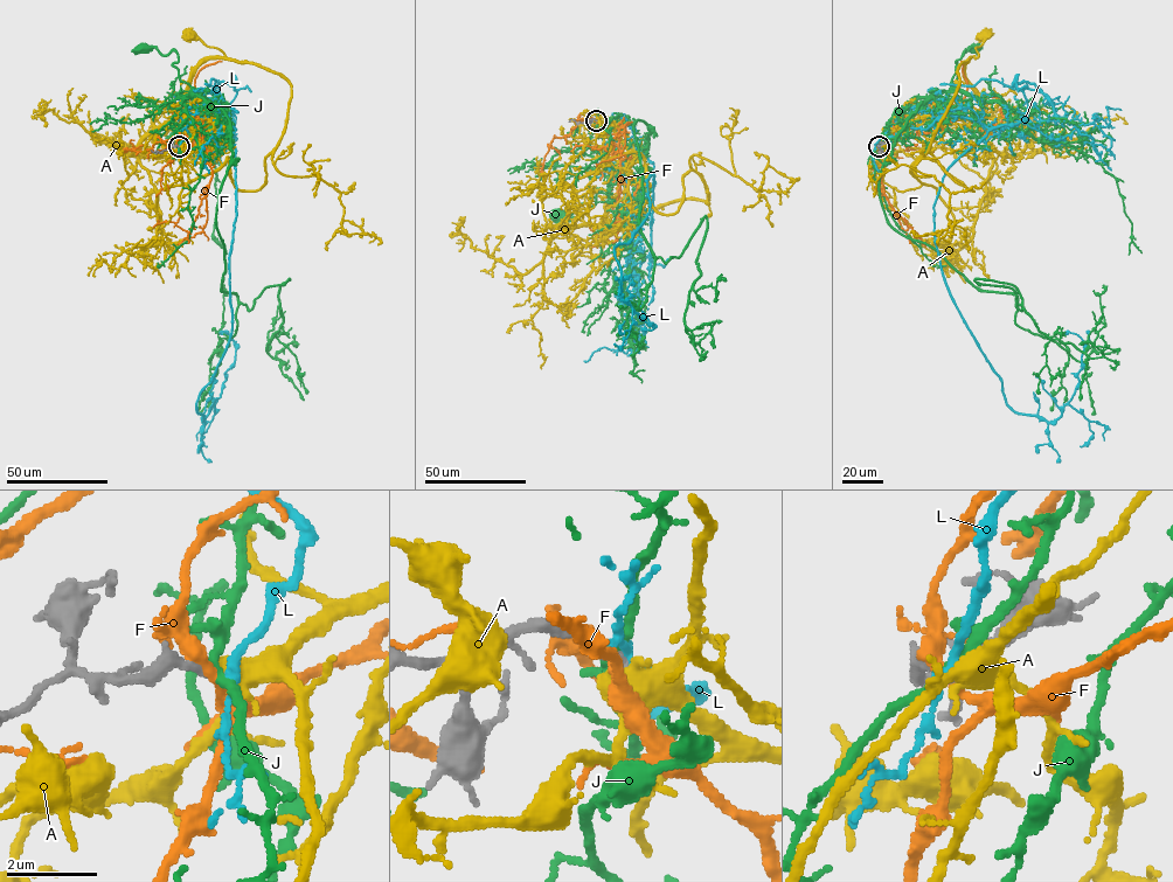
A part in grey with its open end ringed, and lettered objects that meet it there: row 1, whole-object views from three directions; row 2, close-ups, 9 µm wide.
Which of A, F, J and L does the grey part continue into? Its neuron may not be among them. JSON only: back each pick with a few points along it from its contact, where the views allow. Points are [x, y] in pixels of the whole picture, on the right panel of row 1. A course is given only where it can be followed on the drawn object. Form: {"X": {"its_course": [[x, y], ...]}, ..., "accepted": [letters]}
{"A": {"its_course": [[879, 146], [910, 119], [984, 118], [984, 102], [966, 80], [964, 64], [977, 57], [985, 33]]}, "accepted": ["A"]}

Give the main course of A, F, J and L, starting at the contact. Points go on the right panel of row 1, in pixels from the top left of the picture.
A: (879, 146), (910, 119), (984, 118), (984, 102), (966, 80), (964, 64), (977, 57), (985, 33)
F: (879, 146), (931, 132), (939, 123), (958, 119), (999, 124), (1004, 118), (1000, 110), (1003, 101), (986, 94)
J: (879, 146), (893, 113), (921, 97), (950, 91), (956, 61), (964, 50), (963, 55), (971, 47), (973, 49)
L: (879, 146), (1048, 98), (1013, 83), (935, 238), (1014, 410), (1061, 415), (1063, 332)

